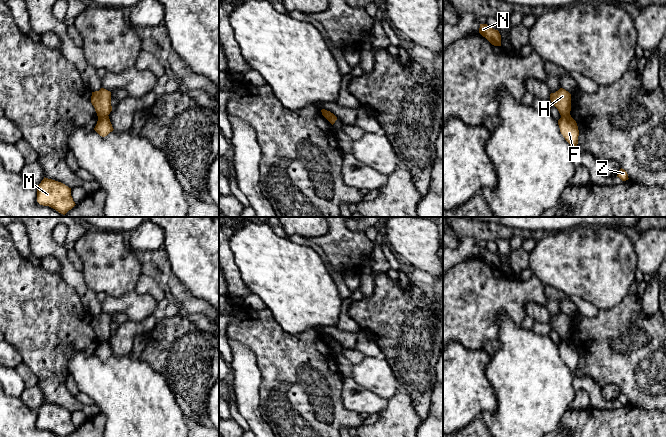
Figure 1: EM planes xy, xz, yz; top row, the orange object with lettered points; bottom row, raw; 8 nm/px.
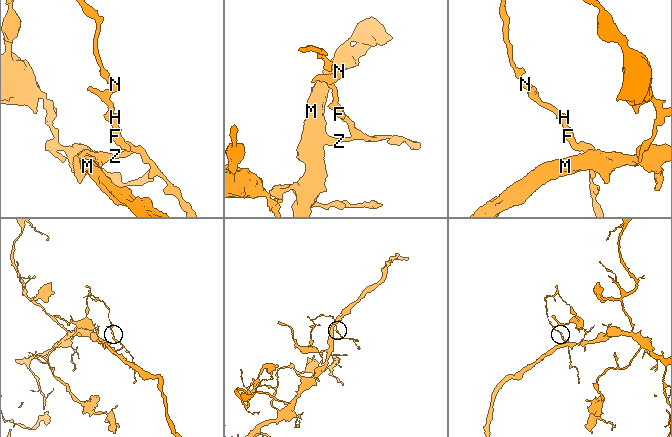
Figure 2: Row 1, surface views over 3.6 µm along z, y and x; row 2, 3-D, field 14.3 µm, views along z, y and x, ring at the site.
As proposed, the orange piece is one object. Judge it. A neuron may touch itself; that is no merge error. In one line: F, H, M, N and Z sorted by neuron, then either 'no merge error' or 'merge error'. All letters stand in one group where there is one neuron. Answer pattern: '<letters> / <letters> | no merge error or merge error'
F M Z / H N | merge error

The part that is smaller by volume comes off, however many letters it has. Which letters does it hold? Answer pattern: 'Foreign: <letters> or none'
Foreign: H, N

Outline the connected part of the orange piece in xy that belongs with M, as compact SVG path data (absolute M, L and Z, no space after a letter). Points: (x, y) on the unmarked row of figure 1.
M45 401L37 411L37 426L59 437L67 437L76 429L71 420L71 412Z

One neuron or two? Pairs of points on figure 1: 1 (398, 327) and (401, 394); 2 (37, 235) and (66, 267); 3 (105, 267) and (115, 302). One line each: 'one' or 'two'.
1: two
2: one
3: two

